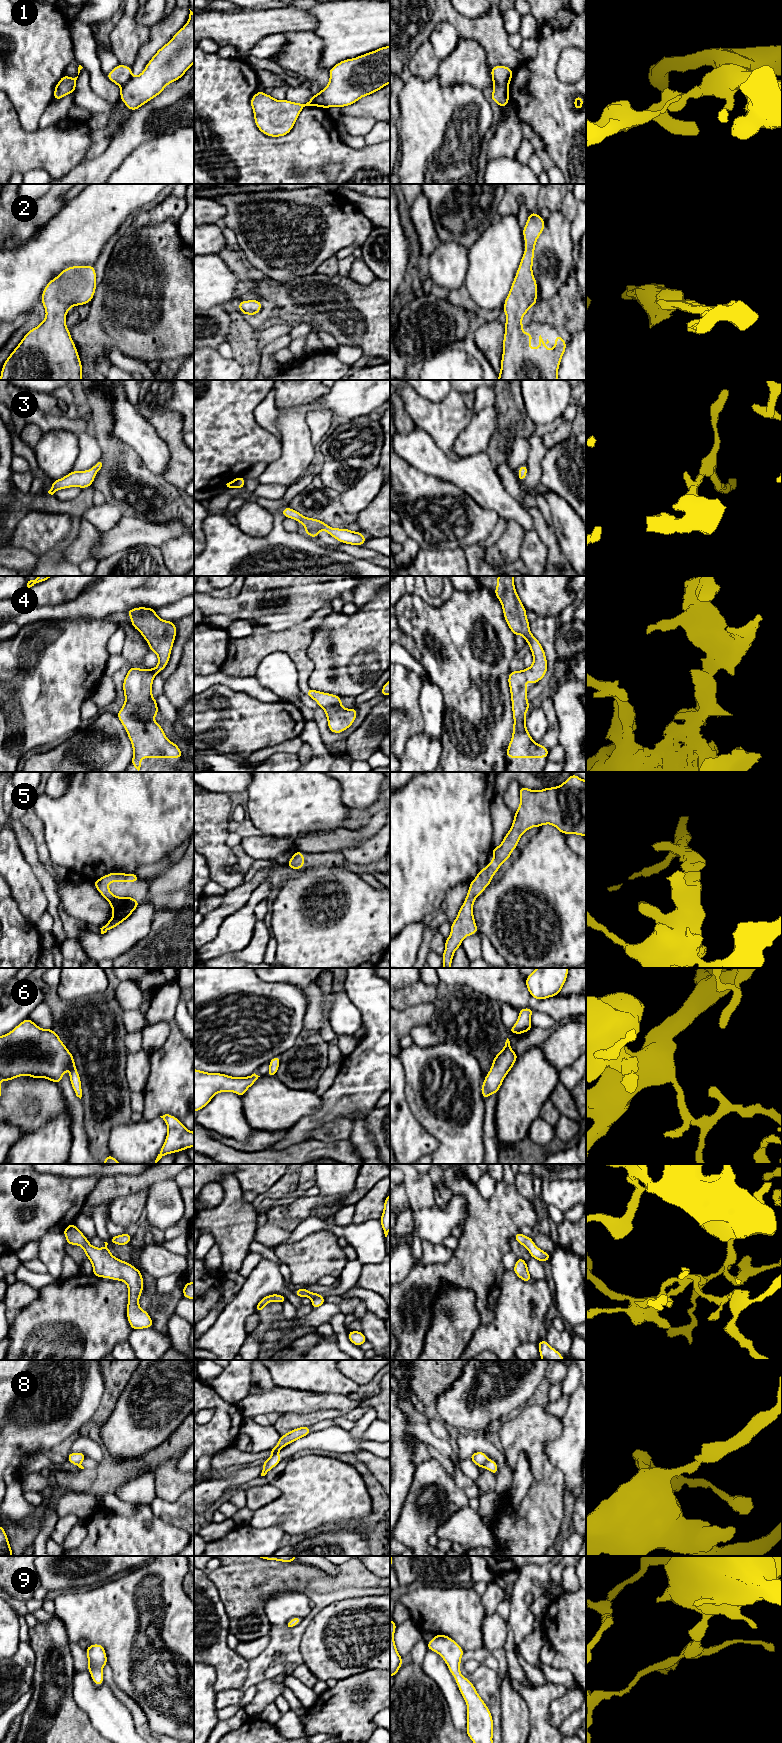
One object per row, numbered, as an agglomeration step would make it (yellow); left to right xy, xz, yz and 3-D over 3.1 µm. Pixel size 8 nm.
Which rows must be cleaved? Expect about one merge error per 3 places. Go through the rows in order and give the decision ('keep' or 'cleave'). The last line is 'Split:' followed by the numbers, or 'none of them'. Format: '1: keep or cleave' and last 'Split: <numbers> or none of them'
1: cleave
2: keep
3: keep
4: keep
5: keep
6: keep
7: keep
8: cleave
9: keep
Split: 1, 8

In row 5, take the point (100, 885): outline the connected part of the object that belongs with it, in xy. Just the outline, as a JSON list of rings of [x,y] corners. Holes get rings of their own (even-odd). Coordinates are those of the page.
[[[122,872],[109,873],[98,880],[94,881],[93,884],[100,894],[110,903],[113,911],[113,917],[107,922],[101,929],[101,934],[106,933],[108,930],[115,928],[117,925],[129,918],[132,912],[140,905],[134,897],[115,896],[108,888],[110,882],[139,882],[136,873],[124,874]]]

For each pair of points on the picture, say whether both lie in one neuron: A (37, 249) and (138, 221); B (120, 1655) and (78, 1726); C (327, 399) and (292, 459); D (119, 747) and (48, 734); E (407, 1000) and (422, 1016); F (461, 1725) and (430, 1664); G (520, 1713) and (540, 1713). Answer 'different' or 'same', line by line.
A: different
B: different
C: same
D: different
E: different
F: same
G: different

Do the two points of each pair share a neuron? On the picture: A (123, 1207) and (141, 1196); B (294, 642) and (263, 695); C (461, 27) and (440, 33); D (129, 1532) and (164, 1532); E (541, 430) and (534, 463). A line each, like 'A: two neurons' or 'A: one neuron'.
A: one neuron
B: two neurons
C: two neurons
D: one neuron
E: one neuron

